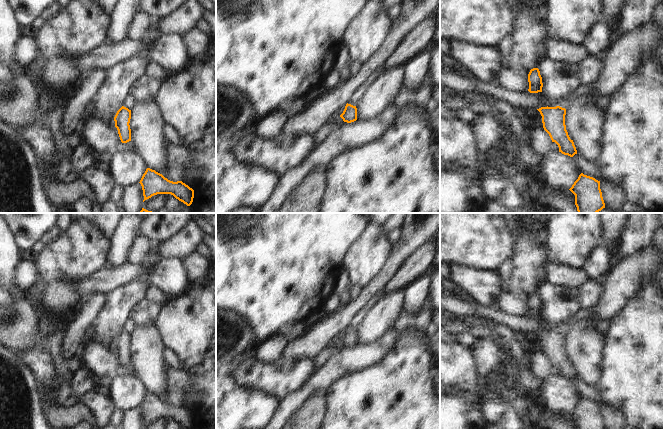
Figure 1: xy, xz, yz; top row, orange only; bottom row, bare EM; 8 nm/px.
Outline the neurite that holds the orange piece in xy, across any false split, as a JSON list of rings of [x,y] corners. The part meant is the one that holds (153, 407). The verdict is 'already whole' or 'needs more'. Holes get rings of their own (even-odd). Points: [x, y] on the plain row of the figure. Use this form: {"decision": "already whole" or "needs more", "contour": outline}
{"decision": "already whole", "contour": [[[147,392],[140,406],[144,424],[157,418],[171,418],[186,429],[191,429],[194,422],[194,414],[182,405],[173,406],[162,398]]]}

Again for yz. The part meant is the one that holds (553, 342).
{"decision": "already whole", "contour": [[[560,330],[541,331],[537,333],[542,340],[544,354],[549,358],[552,366],[559,371],[559,376],[573,381],[577,378],[573,364],[570,363],[565,349],[566,333]]]}

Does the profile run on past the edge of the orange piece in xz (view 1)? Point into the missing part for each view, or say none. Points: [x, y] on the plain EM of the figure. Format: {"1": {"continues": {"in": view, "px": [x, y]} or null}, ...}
{"1": {"continues": null}}

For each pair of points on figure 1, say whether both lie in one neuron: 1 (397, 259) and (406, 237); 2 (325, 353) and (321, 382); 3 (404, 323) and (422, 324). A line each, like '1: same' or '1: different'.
1: same
2: different
3: same

